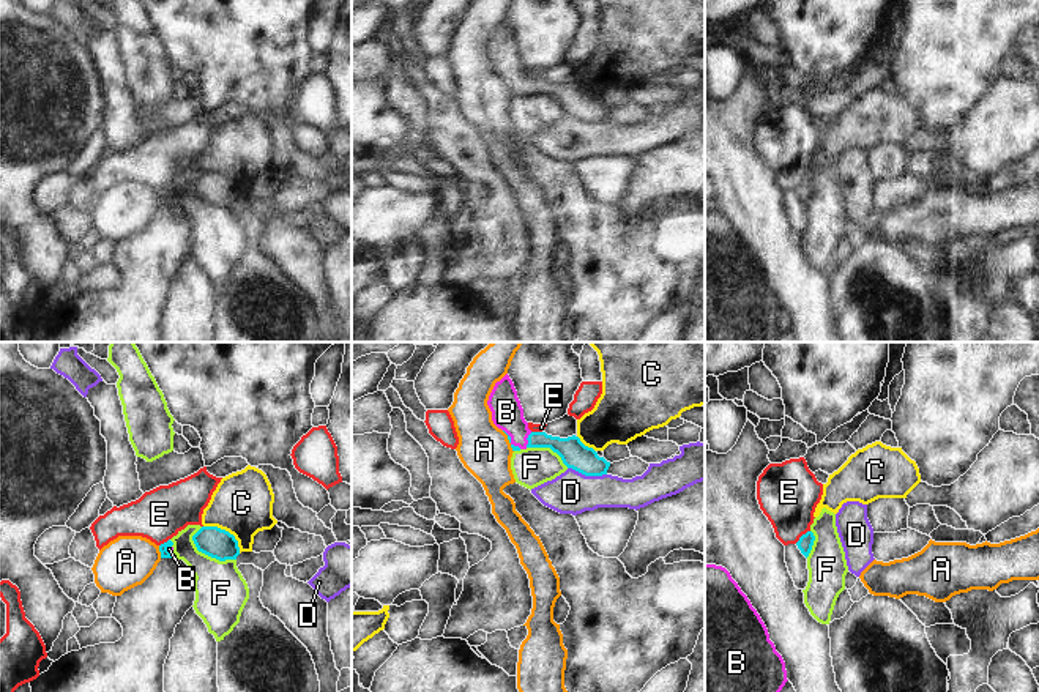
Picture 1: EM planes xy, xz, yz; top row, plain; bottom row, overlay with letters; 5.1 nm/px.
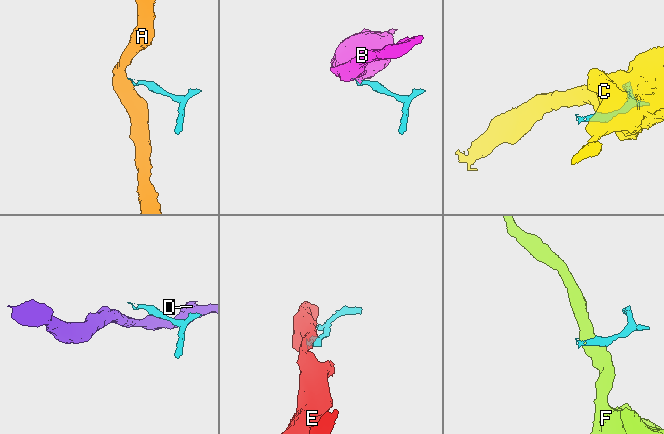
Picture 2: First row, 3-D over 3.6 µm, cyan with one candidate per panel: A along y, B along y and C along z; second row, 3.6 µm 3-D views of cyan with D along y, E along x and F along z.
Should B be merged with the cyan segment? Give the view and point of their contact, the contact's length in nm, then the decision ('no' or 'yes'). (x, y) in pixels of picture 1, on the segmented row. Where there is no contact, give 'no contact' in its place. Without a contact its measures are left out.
contact xz (527, 439); length 90 nm; yes

